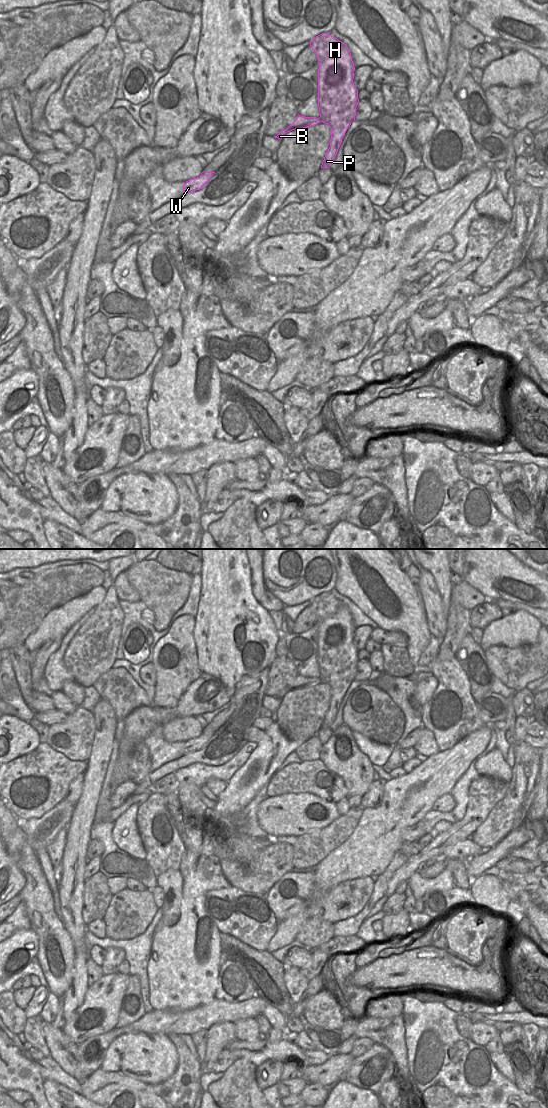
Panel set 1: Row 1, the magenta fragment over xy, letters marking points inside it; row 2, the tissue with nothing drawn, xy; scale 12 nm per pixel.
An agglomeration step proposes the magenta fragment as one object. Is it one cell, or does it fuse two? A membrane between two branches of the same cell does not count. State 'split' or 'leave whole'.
leave whole

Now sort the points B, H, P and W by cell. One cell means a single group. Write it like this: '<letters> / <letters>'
B H P W

